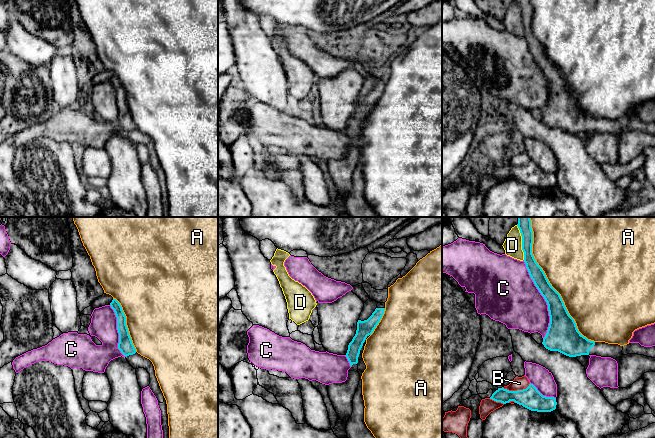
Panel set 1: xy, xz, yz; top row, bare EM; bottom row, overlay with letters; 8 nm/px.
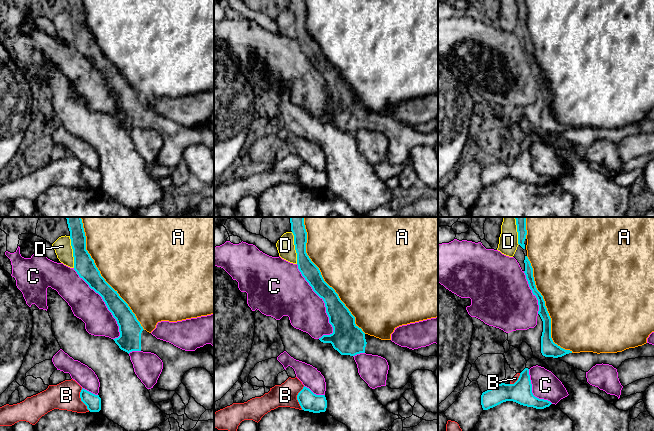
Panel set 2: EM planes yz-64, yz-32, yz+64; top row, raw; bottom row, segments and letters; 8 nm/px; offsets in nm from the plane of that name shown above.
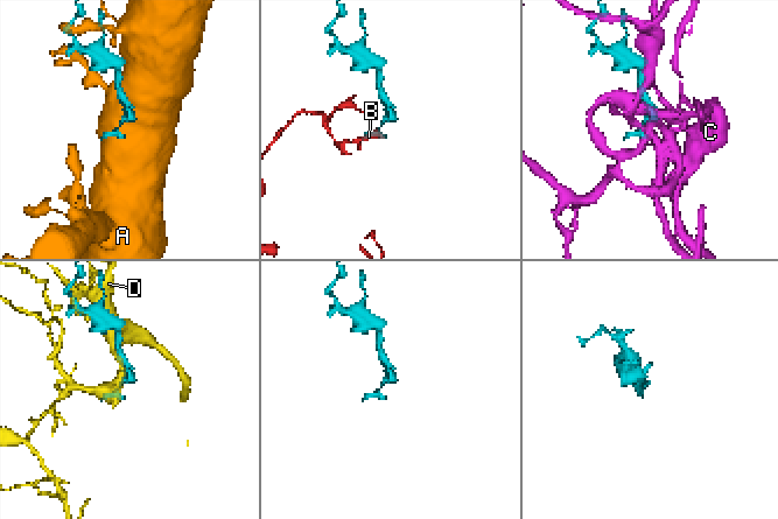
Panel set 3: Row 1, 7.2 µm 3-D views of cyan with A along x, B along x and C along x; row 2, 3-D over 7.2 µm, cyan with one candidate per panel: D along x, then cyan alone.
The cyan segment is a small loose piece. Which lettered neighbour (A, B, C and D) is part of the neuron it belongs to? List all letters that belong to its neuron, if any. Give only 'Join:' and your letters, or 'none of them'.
Join: none of them

